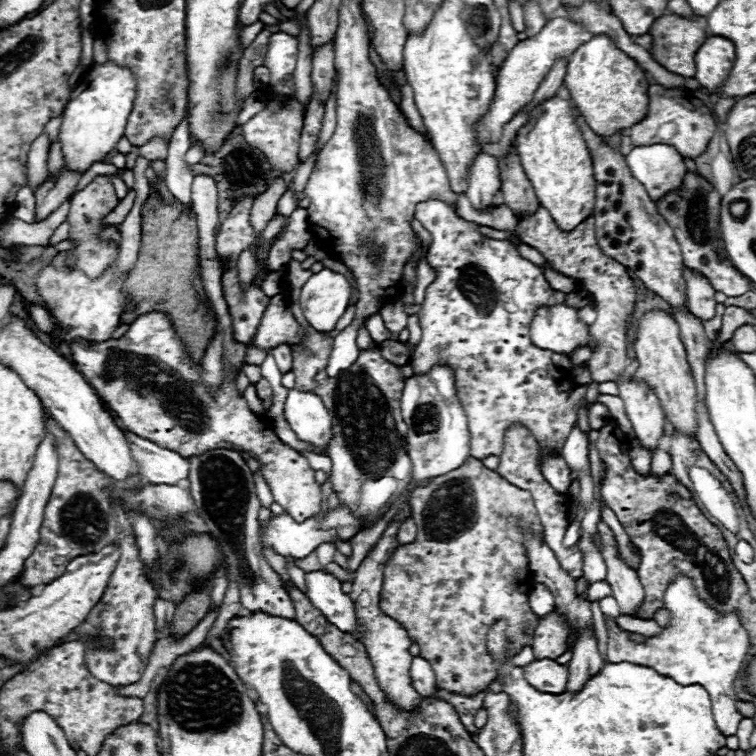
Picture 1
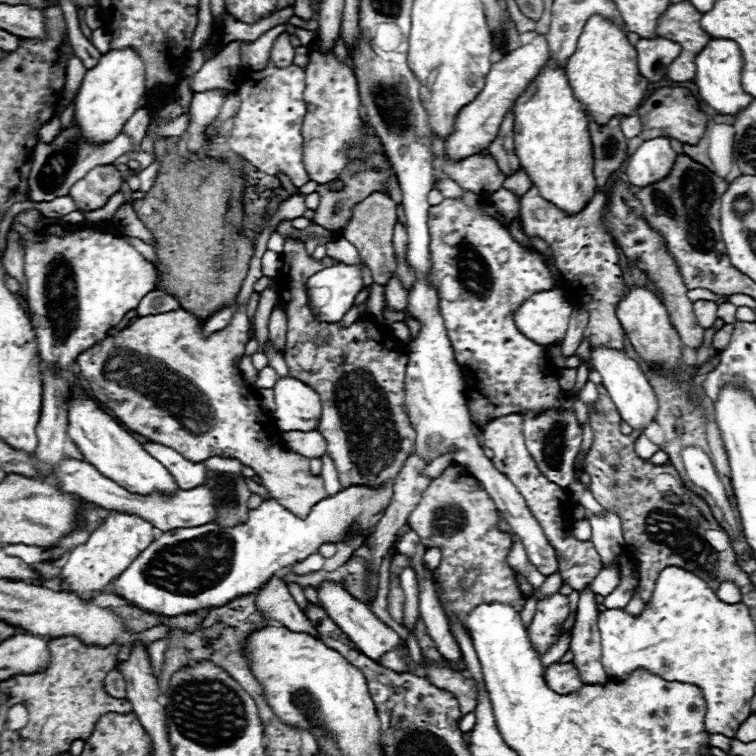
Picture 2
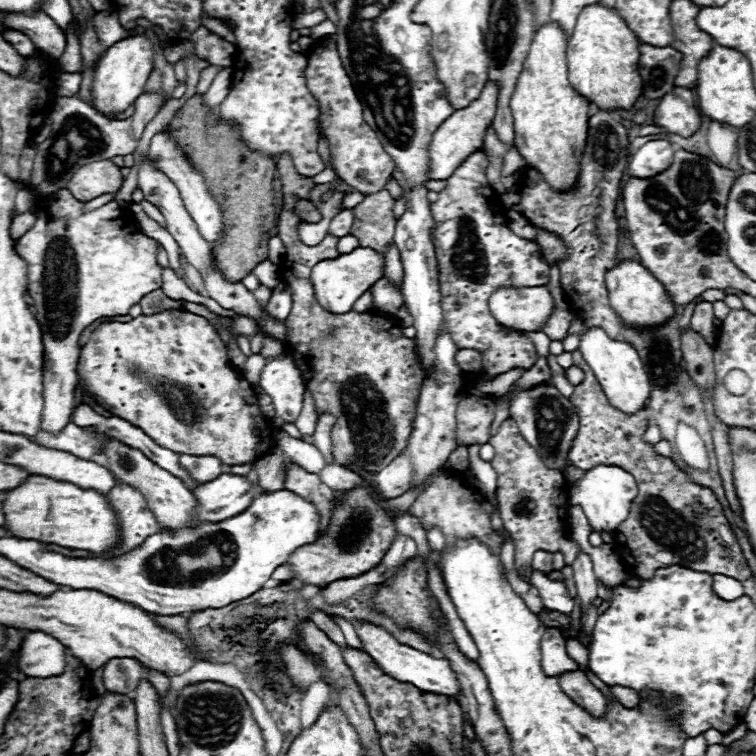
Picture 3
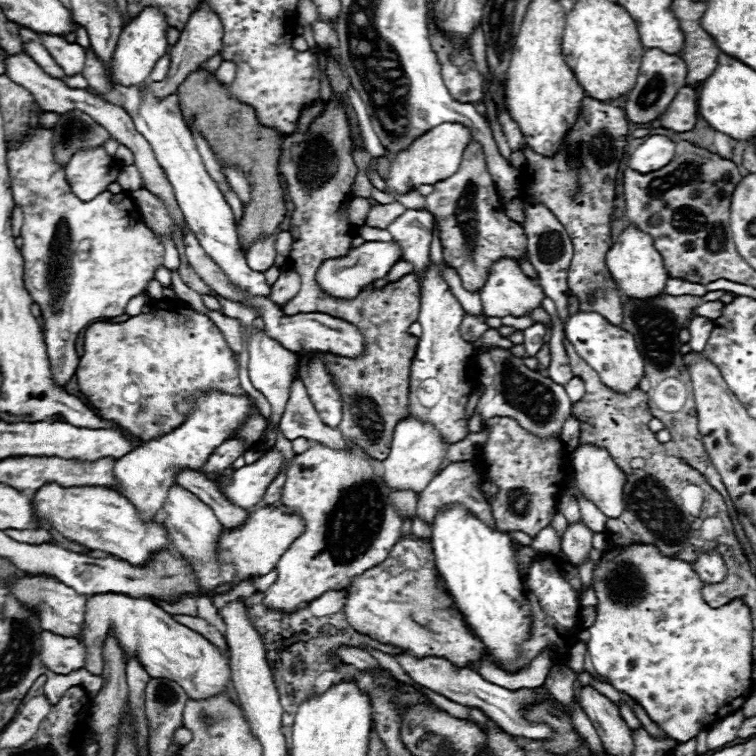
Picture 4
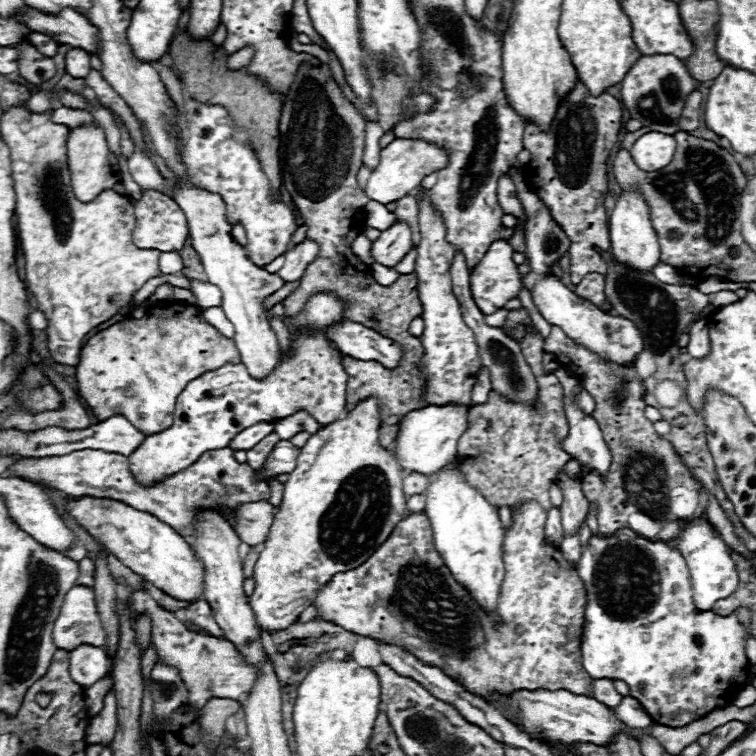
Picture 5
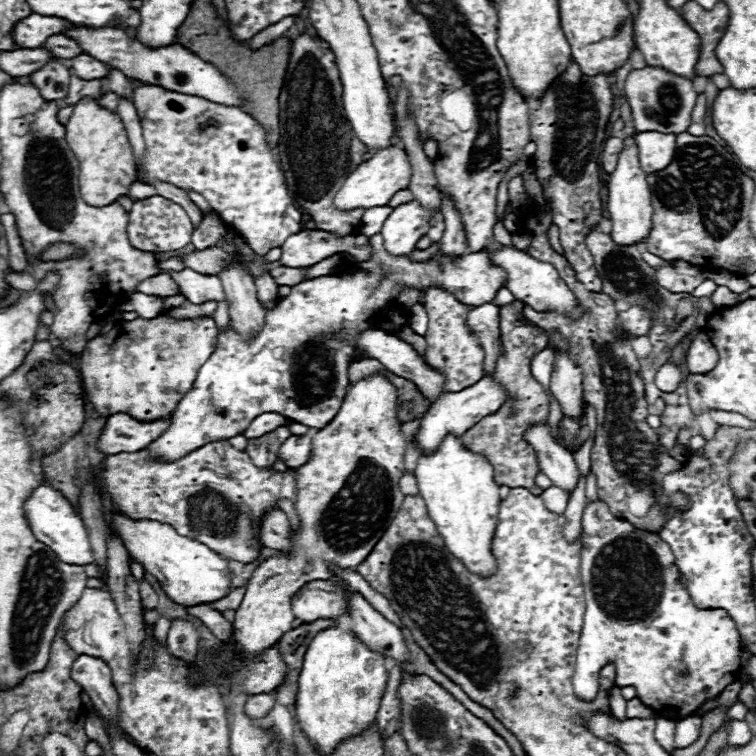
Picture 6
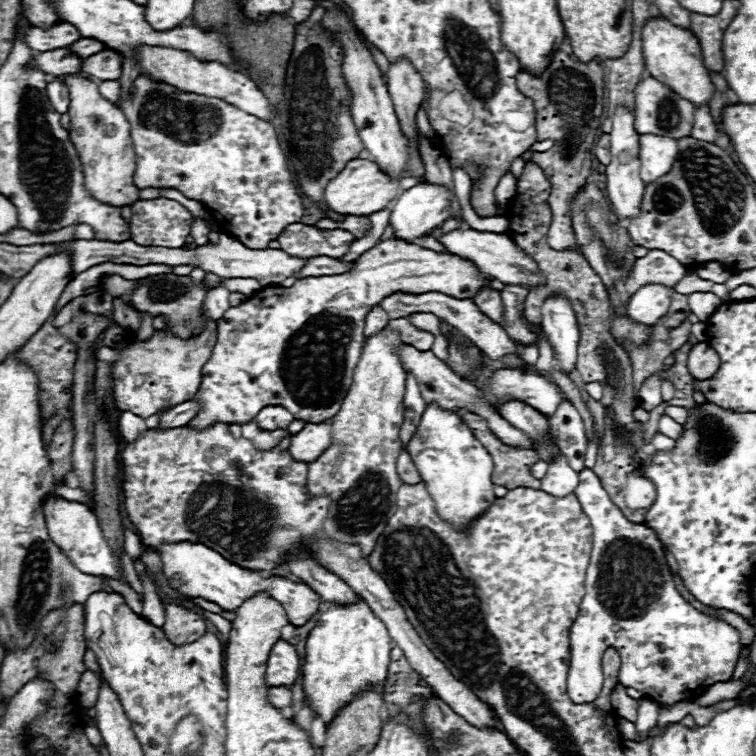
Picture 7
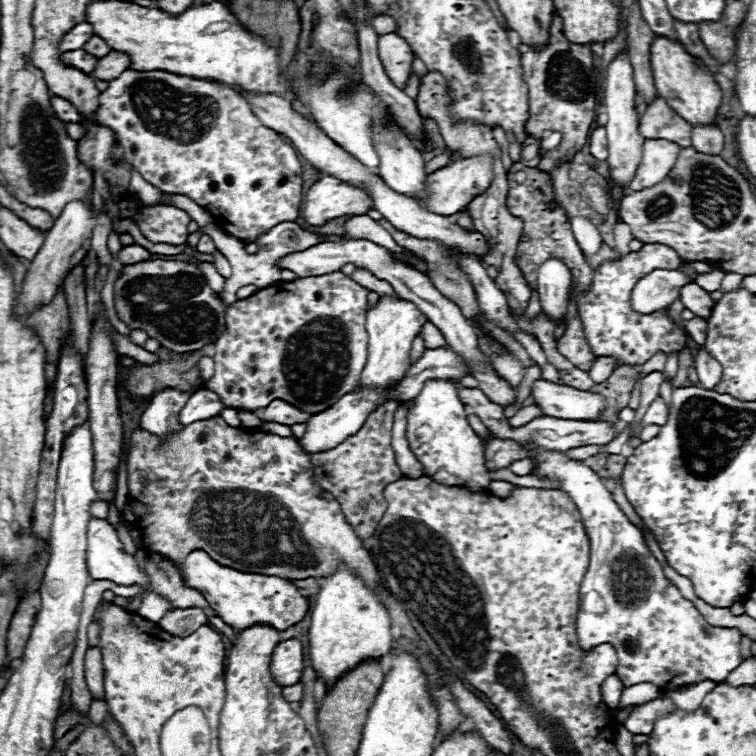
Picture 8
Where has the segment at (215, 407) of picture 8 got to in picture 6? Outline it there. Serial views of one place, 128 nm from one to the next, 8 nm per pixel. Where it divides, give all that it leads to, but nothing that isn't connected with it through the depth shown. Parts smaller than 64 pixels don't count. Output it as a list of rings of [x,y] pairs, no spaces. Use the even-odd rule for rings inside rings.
[[[118,412],[112,414],[106,422],[106,428],[98,440],[98,450],[108,454],[118,452],[138,452],[152,444],[172,422],[172,414],[168,418],[160,418],[154,422],[140,422],[132,416]]]

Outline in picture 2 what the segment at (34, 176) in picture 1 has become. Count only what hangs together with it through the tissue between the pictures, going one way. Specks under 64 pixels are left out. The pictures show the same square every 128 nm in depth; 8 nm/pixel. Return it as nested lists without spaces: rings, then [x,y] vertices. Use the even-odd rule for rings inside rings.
[[[52,118],[46,126],[42,126],[42,128],[40,128],[38,138],[40,138],[42,142],[52,142],[52,140],[54,140],[54,136],[58,134],[58,130],[60,130],[60,120],[58,120],[58,118]]]

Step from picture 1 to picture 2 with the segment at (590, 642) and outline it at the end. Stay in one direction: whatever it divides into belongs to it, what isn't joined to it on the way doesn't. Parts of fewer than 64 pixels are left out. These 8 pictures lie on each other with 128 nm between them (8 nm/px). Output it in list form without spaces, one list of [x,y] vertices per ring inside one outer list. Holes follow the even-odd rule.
[[[586,586],[580,590],[576,624],[572,628],[570,652],[574,654],[574,664],[584,682],[606,684],[606,672],[600,662],[600,632],[598,632],[598,604],[594,592]]]

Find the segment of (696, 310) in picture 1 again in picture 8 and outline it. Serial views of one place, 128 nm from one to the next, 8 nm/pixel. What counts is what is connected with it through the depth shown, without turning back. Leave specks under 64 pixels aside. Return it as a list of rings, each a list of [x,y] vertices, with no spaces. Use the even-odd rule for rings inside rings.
[[[702,350],[694,358],[694,368],[696,368],[700,384],[704,388],[708,388],[708,390],[712,390],[720,382],[720,378],[722,378],[722,366],[712,356],[708,356]]]

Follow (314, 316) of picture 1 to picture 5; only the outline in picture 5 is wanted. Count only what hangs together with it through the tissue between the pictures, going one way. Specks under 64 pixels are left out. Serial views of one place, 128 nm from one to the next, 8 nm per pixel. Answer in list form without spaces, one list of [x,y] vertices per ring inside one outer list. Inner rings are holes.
[[[396,220],[390,228],[380,232],[380,238],[372,244],[372,256],[382,266],[396,266],[412,248],[410,226],[404,220]]]

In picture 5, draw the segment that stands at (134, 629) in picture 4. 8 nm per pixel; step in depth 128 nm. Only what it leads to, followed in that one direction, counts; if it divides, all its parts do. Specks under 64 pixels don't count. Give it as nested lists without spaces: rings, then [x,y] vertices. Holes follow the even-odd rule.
[[[136,590],[132,594],[132,606],[136,614],[142,614],[146,610],[152,616],[152,642],[158,650],[158,656],[180,670],[180,676],[190,692],[188,702],[194,708],[202,708],[212,696],[240,700],[244,694],[252,690],[258,678],[258,668],[246,664],[244,656],[236,650],[236,646],[230,640],[190,632],[172,612],[160,608],[146,590]],[[104,678],[104,680],[96,682],[92,688],[86,690],[86,710],[88,710],[90,716],[96,716],[98,712],[102,712],[104,696],[108,694],[110,688],[112,688],[112,680]]]

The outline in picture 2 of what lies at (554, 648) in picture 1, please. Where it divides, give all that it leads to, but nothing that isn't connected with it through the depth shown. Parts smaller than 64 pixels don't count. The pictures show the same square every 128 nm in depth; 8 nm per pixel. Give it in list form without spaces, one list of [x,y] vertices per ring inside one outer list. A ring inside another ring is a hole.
[[[560,592],[538,600],[536,614],[528,628],[532,644],[538,650],[538,654],[542,654],[548,648],[548,644],[560,636],[556,624],[562,622],[568,616],[568,612],[570,612],[568,596],[564,596]]]

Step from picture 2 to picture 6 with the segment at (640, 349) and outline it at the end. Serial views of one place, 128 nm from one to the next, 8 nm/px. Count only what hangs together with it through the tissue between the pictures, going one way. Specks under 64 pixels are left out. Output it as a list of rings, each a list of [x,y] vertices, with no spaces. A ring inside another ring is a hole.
[[[634,136],[624,138],[622,152],[618,156],[616,170],[608,178],[608,214],[612,220],[612,240],[616,244],[634,244],[648,236],[652,228],[652,204],[650,204],[650,186],[646,174],[638,164],[638,146]]]

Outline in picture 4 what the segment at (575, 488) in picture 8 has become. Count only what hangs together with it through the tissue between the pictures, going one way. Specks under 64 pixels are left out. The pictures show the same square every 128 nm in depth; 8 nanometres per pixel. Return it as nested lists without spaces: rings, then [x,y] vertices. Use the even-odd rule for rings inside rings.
[[[630,544],[624,548],[616,546],[612,550],[606,550],[606,552],[602,552],[600,562],[592,572],[592,588],[596,592],[598,604],[596,604],[596,620],[588,628],[588,632],[590,632],[588,654],[590,654],[594,670],[600,676],[606,676],[608,682],[616,690],[630,694],[646,710],[646,714],[678,742],[688,742],[690,738],[694,738],[700,732],[702,726],[712,726],[714,722],[718,722],[716,718],[728,716],[734,710],[742,708],[752,692],[750,688],[752,688],[752,662],[754,660],[752,660],[752,616],[750,616],[750,610],[742,600],[732,600],[728,606],[722,606],[722,608],[710,608],[702,598],[702,586],[704,584],[700,582],[698,574],[690,568],[688,562],[664,556],[652,544]]]

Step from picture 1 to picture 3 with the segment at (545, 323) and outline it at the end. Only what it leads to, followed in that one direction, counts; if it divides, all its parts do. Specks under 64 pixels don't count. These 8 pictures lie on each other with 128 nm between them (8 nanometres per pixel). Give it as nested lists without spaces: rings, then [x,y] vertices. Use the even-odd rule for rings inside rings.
[[[546,286],[498,288],[490,296],[490,314],[504,326],[536,332],[552,314],[552,294]]]

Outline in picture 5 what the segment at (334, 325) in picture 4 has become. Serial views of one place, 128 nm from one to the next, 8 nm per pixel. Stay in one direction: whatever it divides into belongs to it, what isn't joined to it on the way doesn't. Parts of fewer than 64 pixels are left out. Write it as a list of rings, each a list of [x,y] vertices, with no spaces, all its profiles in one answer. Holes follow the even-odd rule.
[[[342,322],[334,326],[328,336],[336,342],[342,354],[356,360],[376,360],[386,368],[396,368],[402,358],[402,348],[398,342],[366,328],[358,322]]]

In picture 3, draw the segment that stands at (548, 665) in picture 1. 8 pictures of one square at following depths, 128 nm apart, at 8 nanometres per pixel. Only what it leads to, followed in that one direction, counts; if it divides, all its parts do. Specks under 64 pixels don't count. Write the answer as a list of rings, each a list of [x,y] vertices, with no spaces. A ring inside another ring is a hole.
[[[576,670],[576,672],[564,672],[562,676],[558,676],[558,682],[564,690],[566,696],[570,696],[578,706],[586,708],[586,712],[590,712],[592,716],[602,718],[608,710],[608,700],[606,696],[586,678],[584,672]]]

